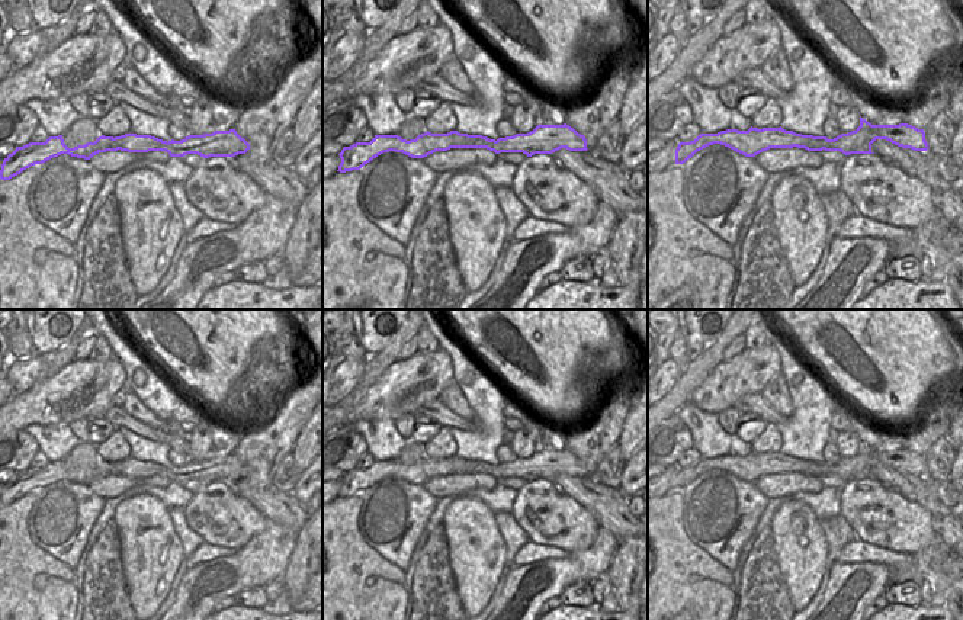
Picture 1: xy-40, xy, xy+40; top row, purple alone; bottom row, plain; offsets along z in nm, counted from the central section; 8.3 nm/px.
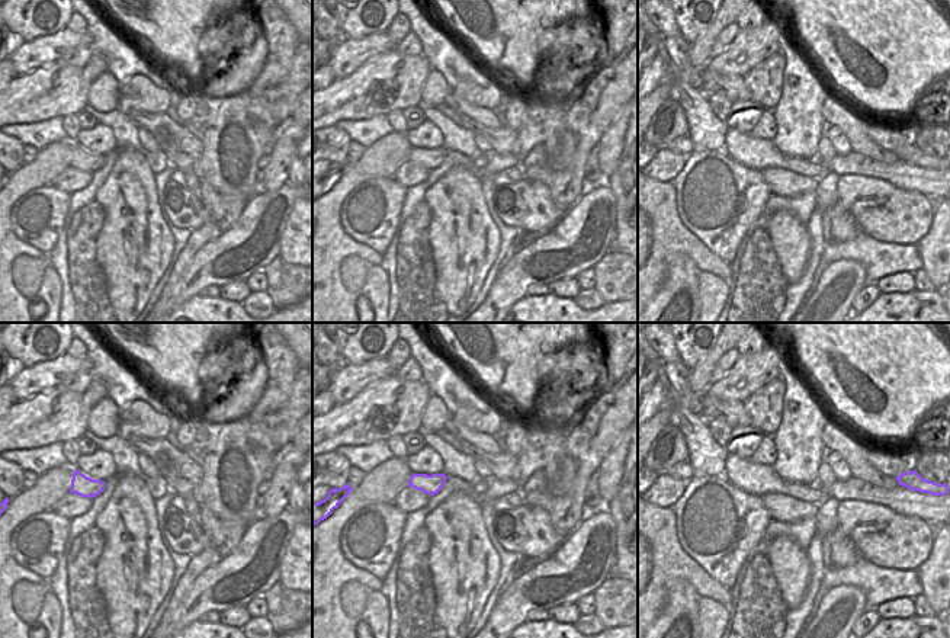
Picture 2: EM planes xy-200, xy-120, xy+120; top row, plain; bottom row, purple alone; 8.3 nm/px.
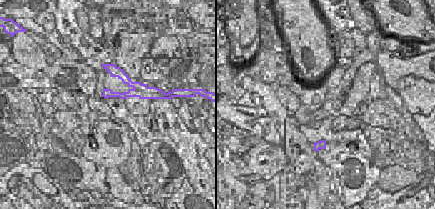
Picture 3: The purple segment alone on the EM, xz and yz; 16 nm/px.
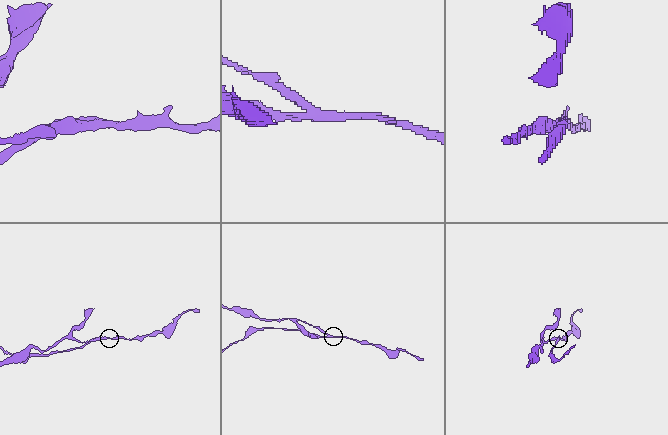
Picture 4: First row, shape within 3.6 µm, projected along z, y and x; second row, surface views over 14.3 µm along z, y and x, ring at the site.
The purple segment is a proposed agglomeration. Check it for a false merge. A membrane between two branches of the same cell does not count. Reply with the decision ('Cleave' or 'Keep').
Cleave.

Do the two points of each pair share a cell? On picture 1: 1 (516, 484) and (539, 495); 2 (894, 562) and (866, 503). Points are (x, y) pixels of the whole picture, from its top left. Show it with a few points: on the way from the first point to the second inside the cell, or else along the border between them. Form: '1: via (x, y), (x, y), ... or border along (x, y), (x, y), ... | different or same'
1: border along (526, 481), (517, 491) | different
2: border along (856, 537), (895, 552), (911, 553) | different

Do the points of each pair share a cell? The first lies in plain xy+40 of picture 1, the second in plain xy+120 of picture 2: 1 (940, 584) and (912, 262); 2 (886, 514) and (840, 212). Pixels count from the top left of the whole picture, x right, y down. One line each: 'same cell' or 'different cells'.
1: different cells
2: different cells

